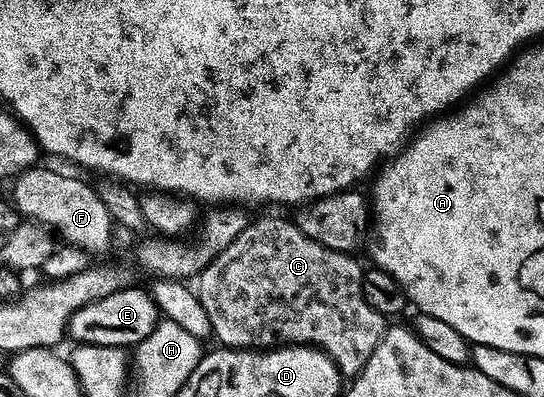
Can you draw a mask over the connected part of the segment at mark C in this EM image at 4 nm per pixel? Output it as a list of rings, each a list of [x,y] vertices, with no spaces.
[[[260,219],[257,223],[249,222],[244,228],[244,232],[232,242],[227,249],[220,252],[212,262],[204,266],[204,270],[198,276],[198,294],[202,309],[206,309],[206,317],[210,317],[210,325],[212,326],[212,335],[217,339],[219,346],[224,349],[240,349],[245,346],[244,335],[260,335],[264,331],[263,346],[268,349],[277,349],[279,347],[290,347],[293,345],[307,345],[316,347],[320,351],[324,351],[336,363],[341,376],[355,377],[359,375],[360,370],[366,365],[366,361],[370,361],[370,355],[374,353],[374,349],[380,343],[380,338],[384,336],[386,330],[386,319],[379,312],[375,311],[364,296],[364,277],[365,268],[360,268],[355,263],[351,254],[335,251],[334,249],[326,249],[318,241],[314,241],[310,237],[306,237],[296,227],[295,222],[284,219]]]

